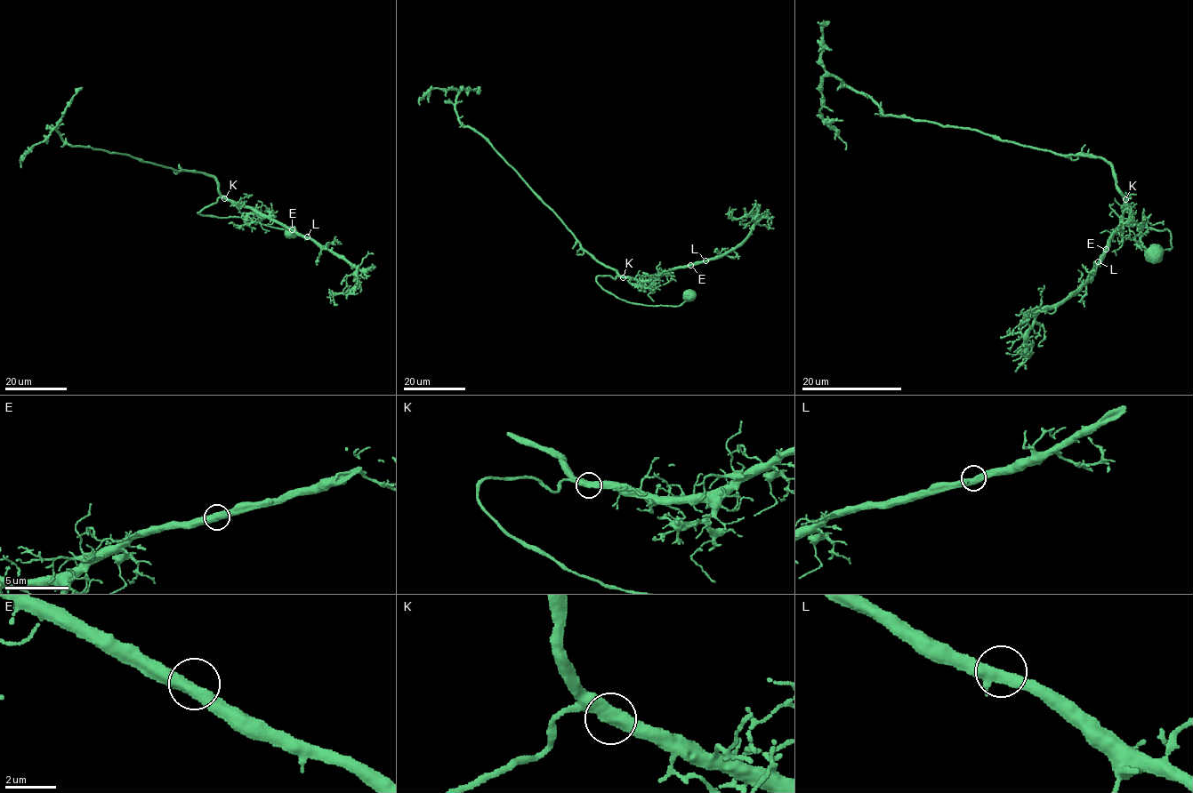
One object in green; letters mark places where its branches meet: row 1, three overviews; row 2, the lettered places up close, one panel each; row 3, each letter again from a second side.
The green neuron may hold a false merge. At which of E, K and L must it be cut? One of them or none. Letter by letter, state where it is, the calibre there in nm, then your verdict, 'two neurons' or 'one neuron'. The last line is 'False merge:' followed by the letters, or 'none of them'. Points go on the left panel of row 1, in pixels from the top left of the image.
E: (292, 229) | 480 nm | one neuron
K: (224, 198) | 480 nm | one neuron
L: (307, 236) | 480 nm | one neuron
False merge: none of them

